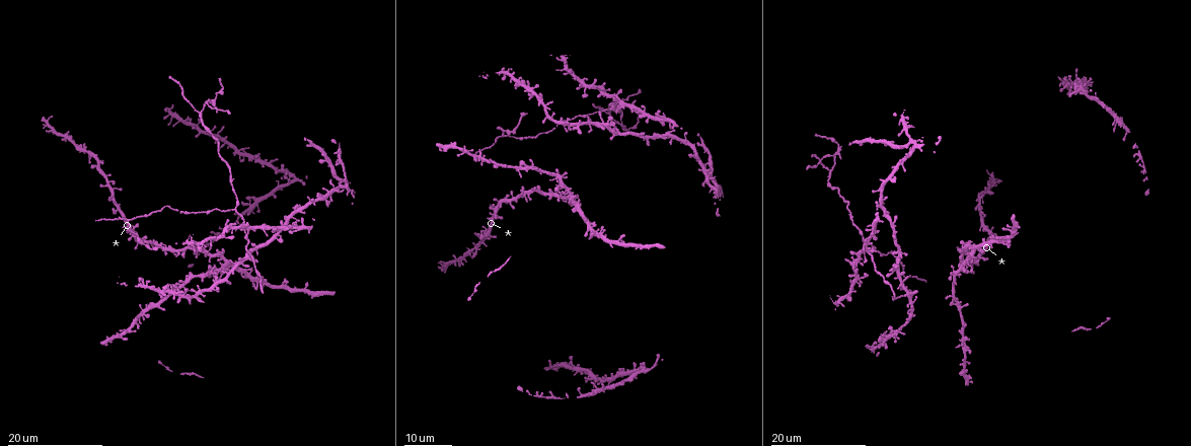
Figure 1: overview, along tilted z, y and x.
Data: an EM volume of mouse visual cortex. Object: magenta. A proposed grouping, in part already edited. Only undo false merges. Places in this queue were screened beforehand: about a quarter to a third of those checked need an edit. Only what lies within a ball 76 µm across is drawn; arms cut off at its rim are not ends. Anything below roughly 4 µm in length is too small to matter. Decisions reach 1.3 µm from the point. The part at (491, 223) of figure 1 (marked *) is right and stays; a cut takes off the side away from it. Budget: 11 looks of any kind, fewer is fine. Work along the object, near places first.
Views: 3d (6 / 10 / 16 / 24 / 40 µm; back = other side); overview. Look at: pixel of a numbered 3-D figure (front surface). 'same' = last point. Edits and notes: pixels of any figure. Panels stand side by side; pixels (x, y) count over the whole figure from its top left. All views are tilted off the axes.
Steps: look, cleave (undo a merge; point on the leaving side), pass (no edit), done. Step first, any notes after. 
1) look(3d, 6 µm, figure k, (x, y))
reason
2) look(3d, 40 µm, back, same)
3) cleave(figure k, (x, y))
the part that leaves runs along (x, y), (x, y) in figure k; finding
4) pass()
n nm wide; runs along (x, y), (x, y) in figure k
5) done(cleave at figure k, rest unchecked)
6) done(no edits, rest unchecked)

look(3d, 16 µm, figure 1, (212, 102))
four arms meet

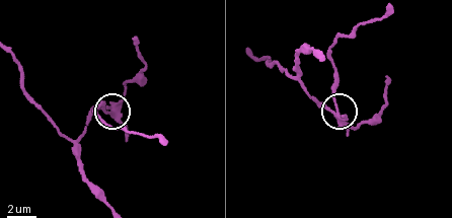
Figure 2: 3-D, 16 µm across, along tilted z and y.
look(3d, 10 µm, figure 2, (337, 110))

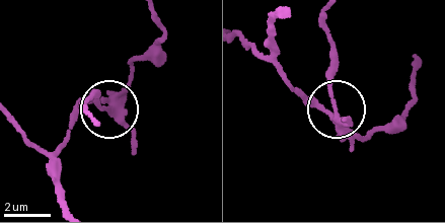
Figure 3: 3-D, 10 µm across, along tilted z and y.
cleave(figure 3, (127, 129))
4 arms; the part that leaves runs along (341, 128), (330, 102), (326, 17) in figure 3; a second cell is stuck on

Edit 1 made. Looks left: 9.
look(3d, 24 µm, figure 1, (237, 207))

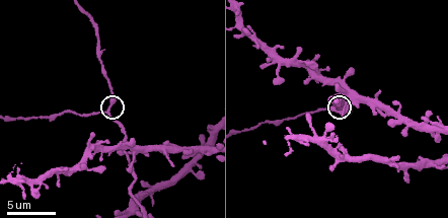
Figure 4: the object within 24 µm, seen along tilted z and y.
look(3d, 6 µm, figure 4, (107, 112))

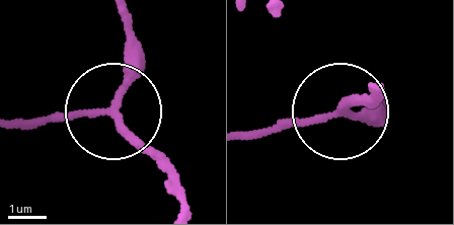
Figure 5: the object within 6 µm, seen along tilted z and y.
pass()
3 arms; all the same cell

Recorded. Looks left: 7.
look(3d, 10 µm, figure 4, (128, 160))
four arms meet

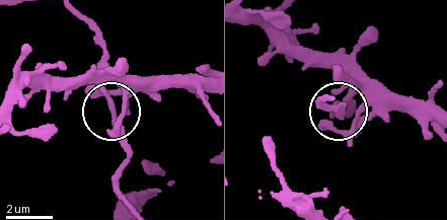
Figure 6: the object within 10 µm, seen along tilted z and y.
look(3d, 6 µm, figure 6, (114, 110))

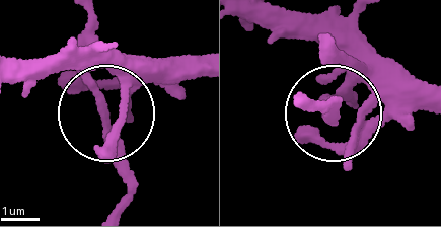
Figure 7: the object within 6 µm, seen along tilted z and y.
pass()
4 arms; one cell here

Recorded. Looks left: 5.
look(3d, 24 µm, figure 1, (530, 165))
looks like a crossing

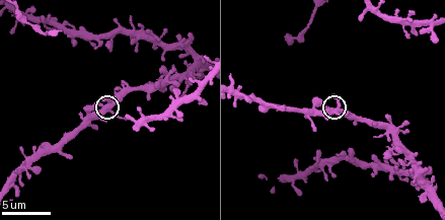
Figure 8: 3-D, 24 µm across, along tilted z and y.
look(3d, 10 µm, figure 8, (339, 110))
closer look

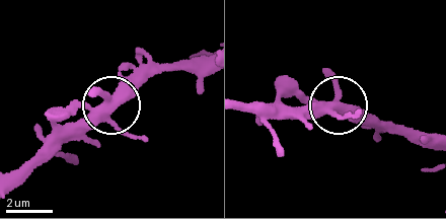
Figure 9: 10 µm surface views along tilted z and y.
pass()
380 nm wide; runs along (430, 147), (332, 103), (272, 123) in figure 9; one cell here

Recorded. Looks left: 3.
look(3d, 16 µm, figure 1, (128, 220))
two arms in line, one across

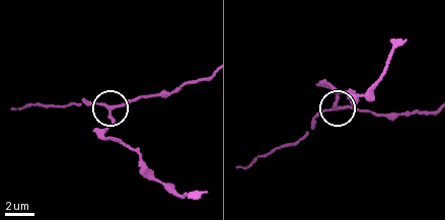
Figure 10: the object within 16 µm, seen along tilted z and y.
look(3d, 6 µm, figure 10, (336, 109))

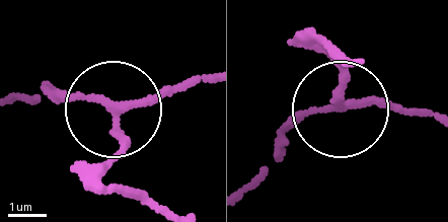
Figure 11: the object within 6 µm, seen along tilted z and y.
cleave(figure 11, (118, 152))
side arm 9 µm; two cells meet here

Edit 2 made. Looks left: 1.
done(cleave at figure 3, cleave at figure 11, rest unchecked)

